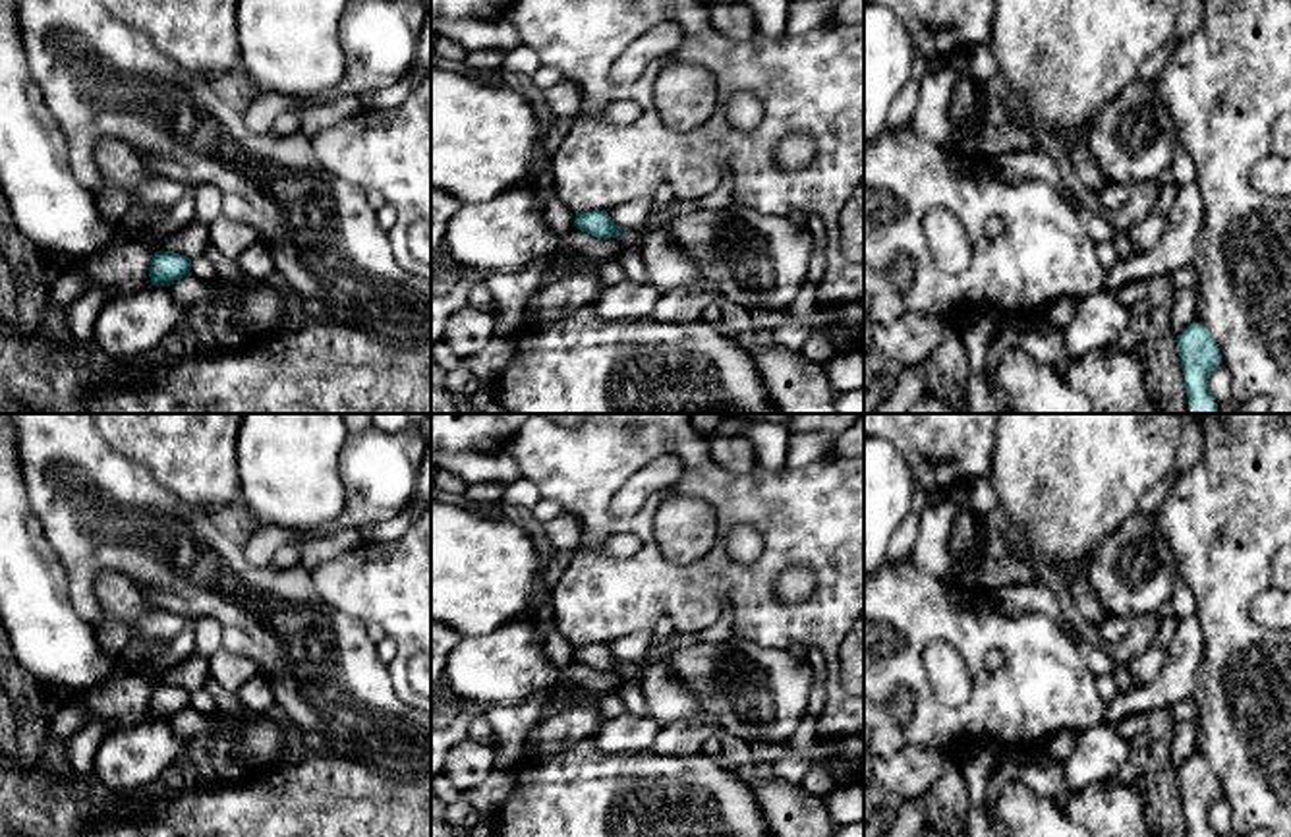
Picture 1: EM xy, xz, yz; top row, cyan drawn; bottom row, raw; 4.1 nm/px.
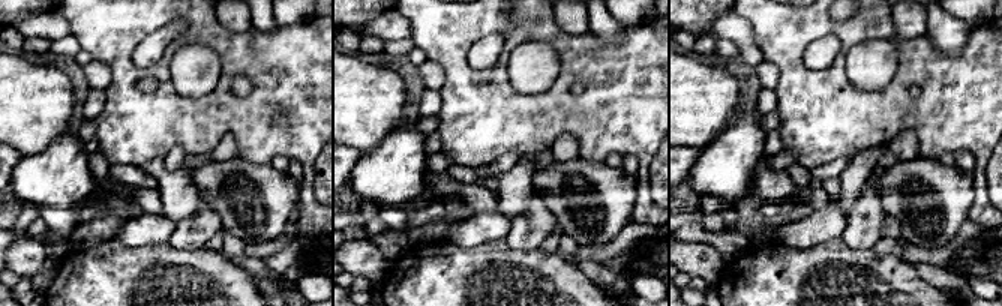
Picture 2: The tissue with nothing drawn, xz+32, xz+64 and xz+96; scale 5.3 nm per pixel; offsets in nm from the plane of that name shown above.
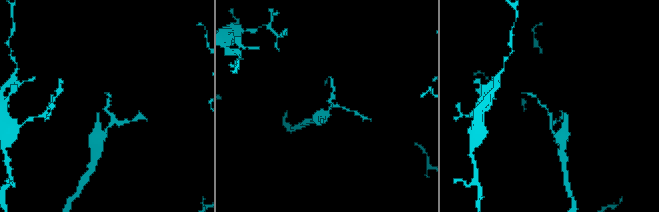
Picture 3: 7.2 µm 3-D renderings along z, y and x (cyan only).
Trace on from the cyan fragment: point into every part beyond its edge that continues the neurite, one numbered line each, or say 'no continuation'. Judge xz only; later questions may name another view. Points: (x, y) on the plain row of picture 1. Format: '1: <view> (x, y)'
1: xz (632, 671)

